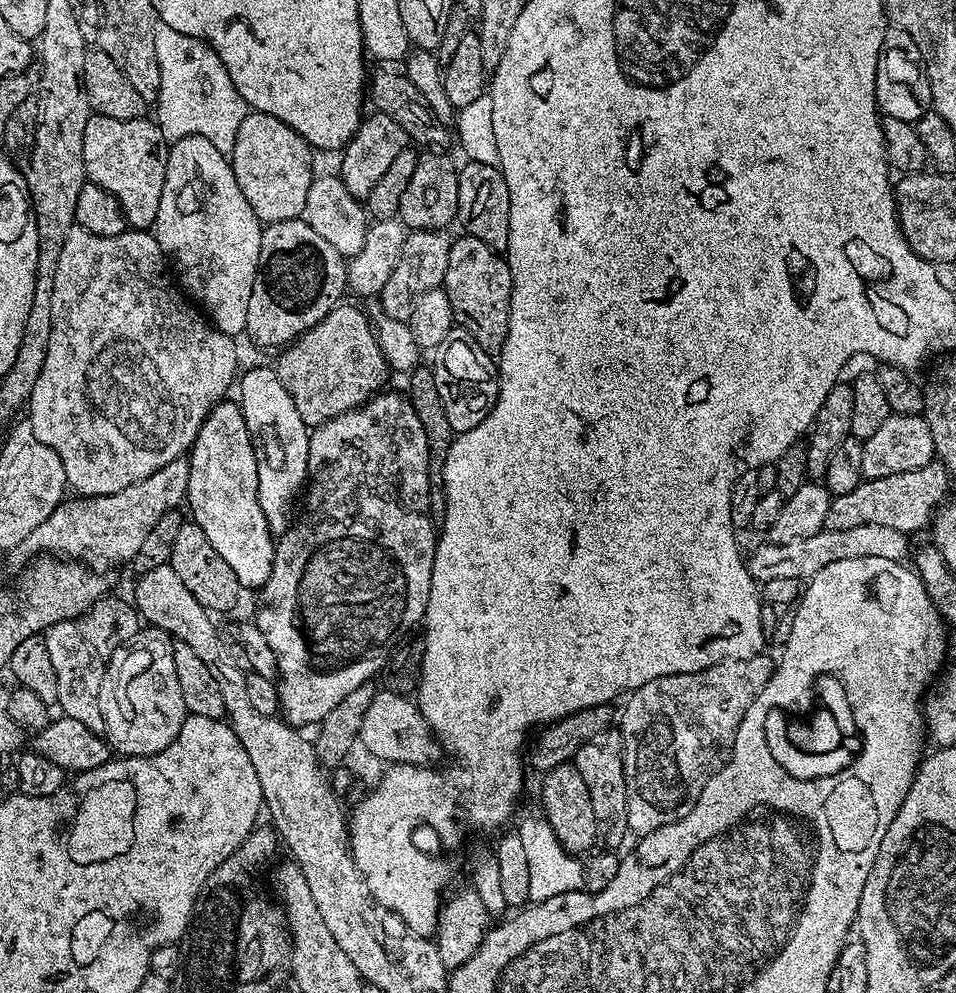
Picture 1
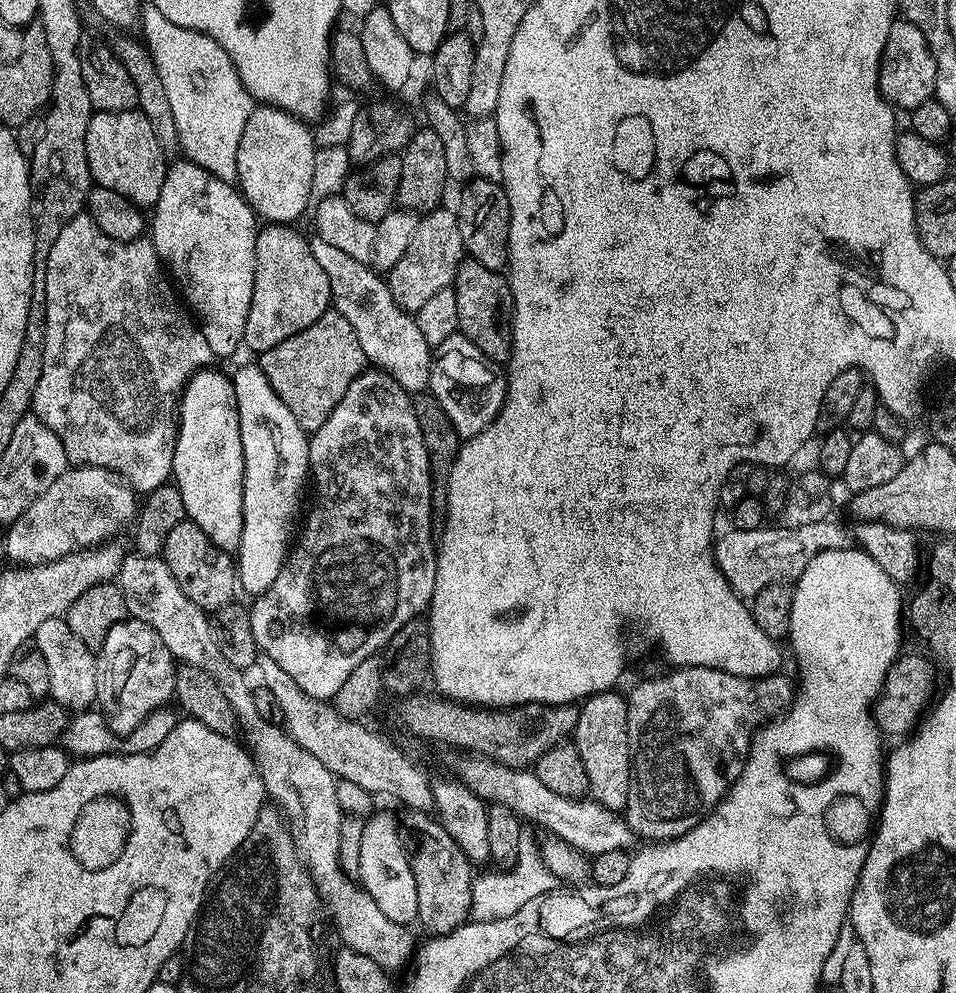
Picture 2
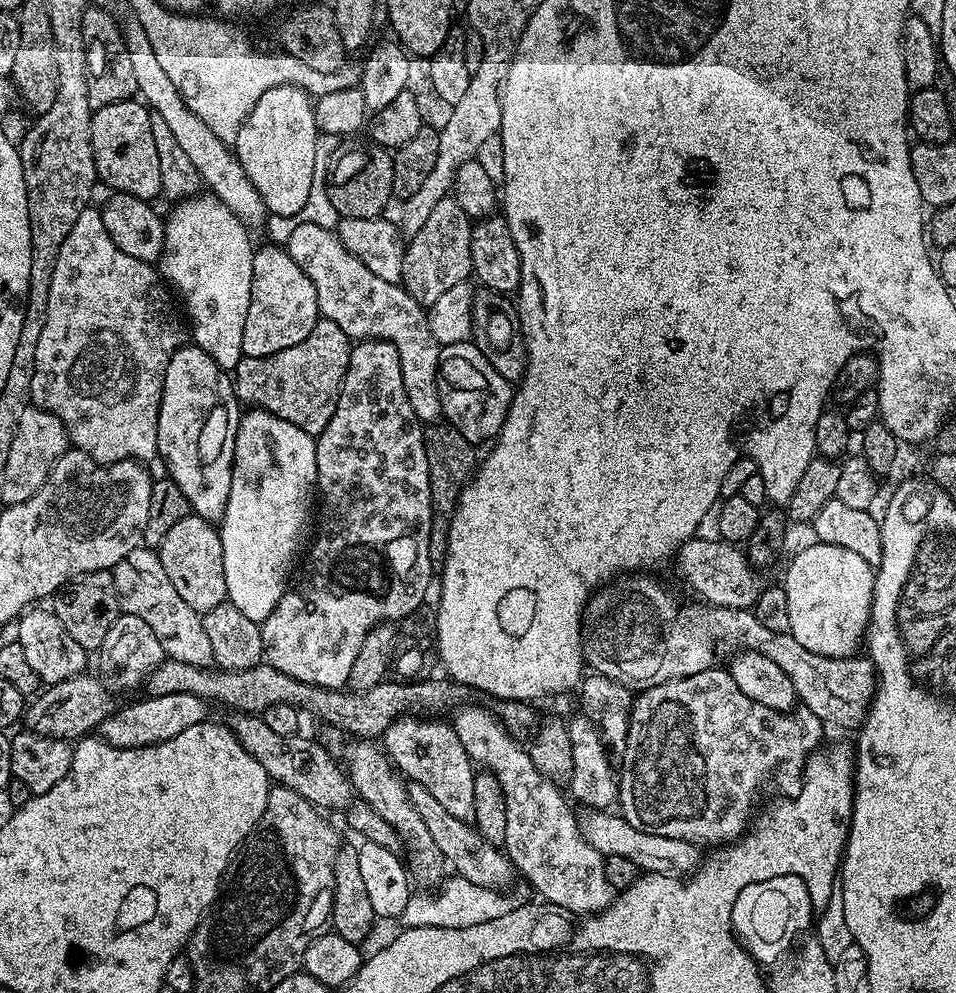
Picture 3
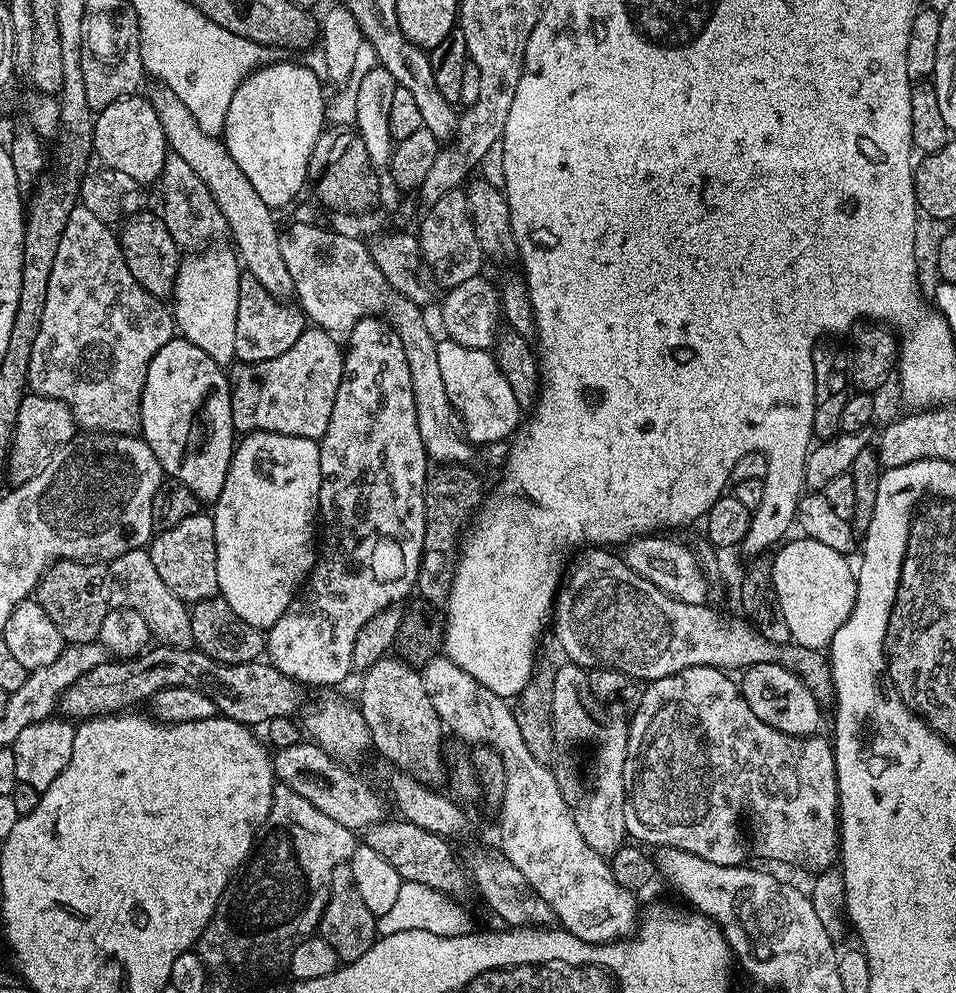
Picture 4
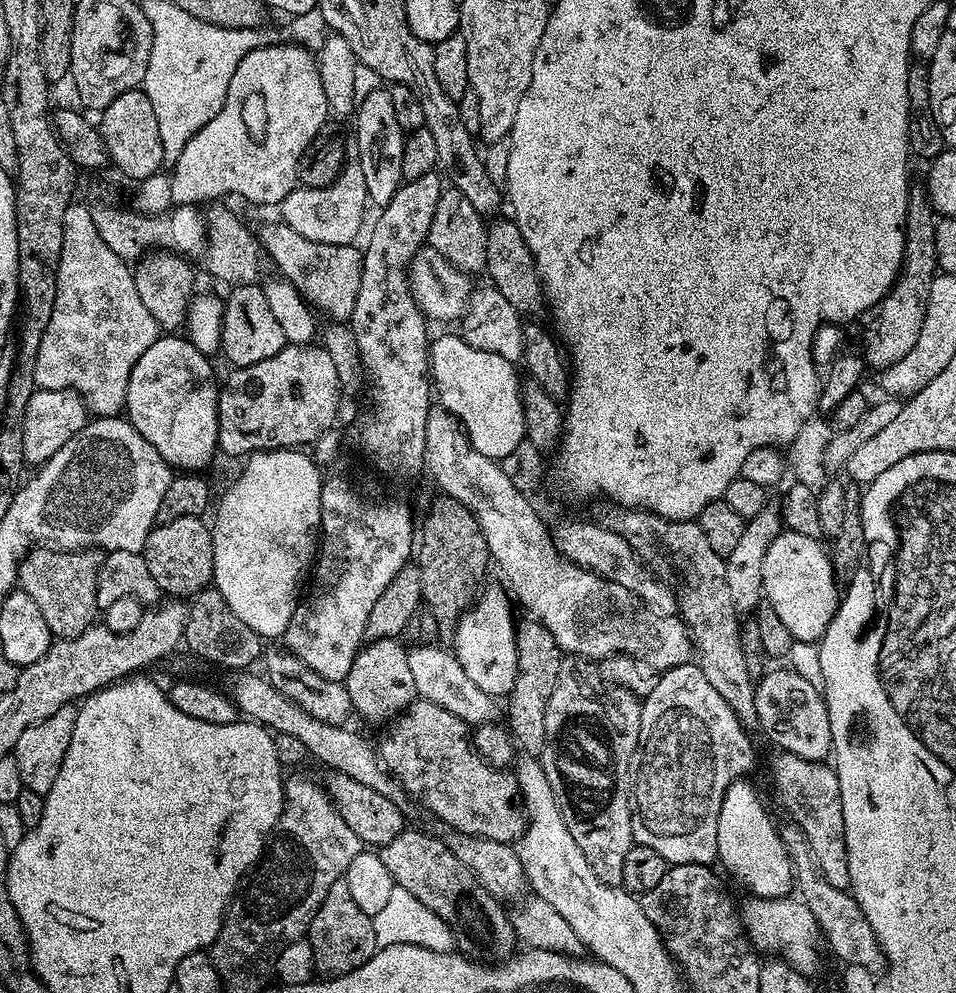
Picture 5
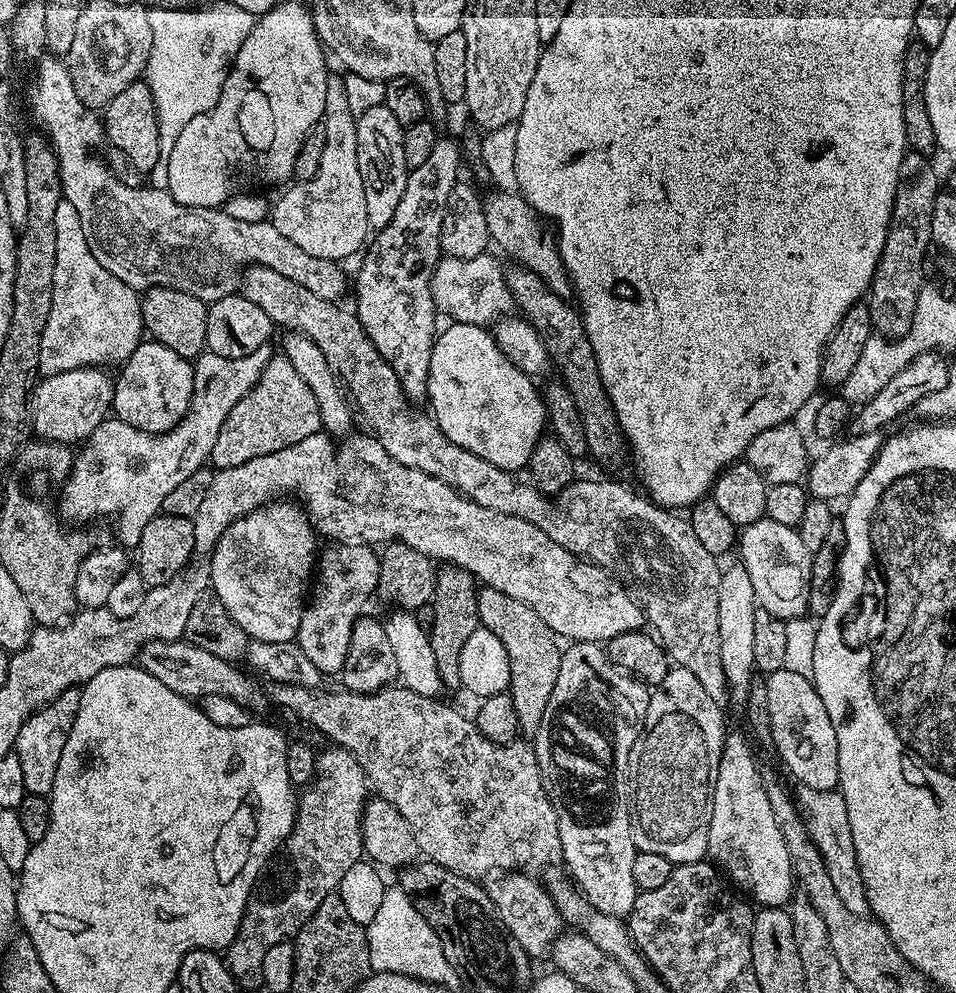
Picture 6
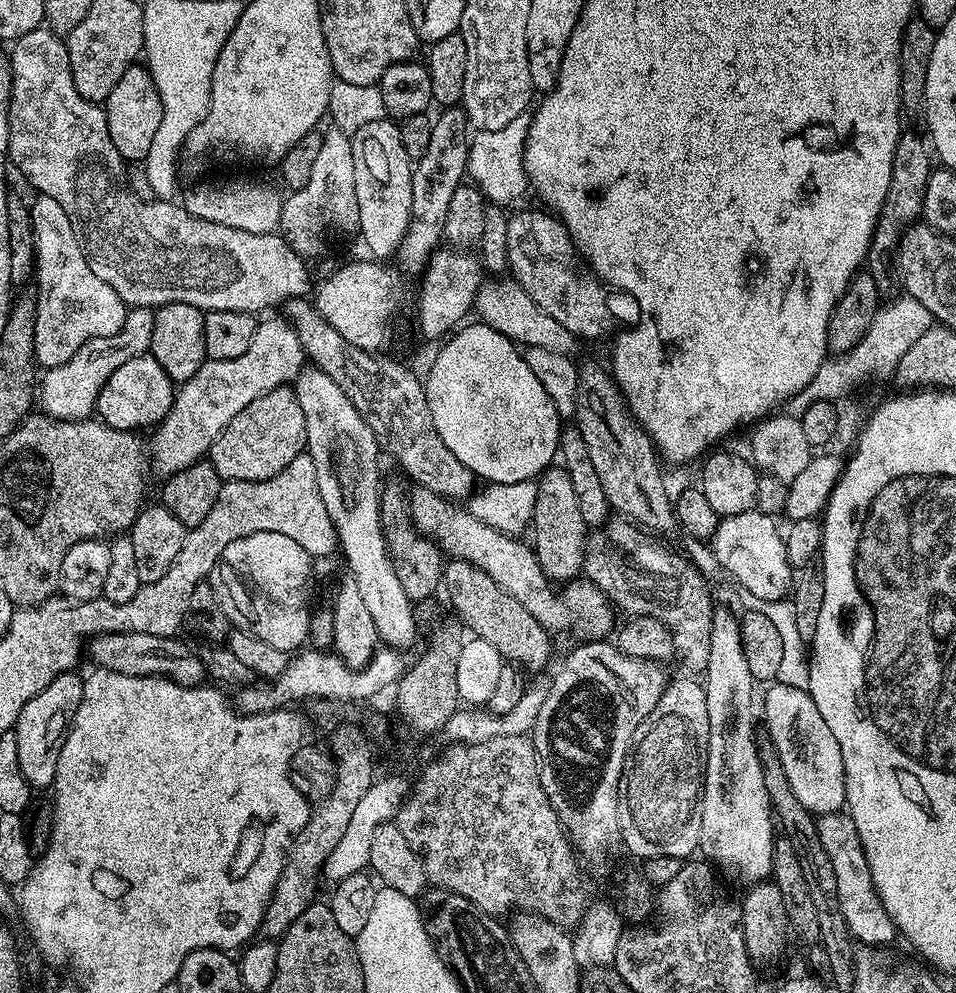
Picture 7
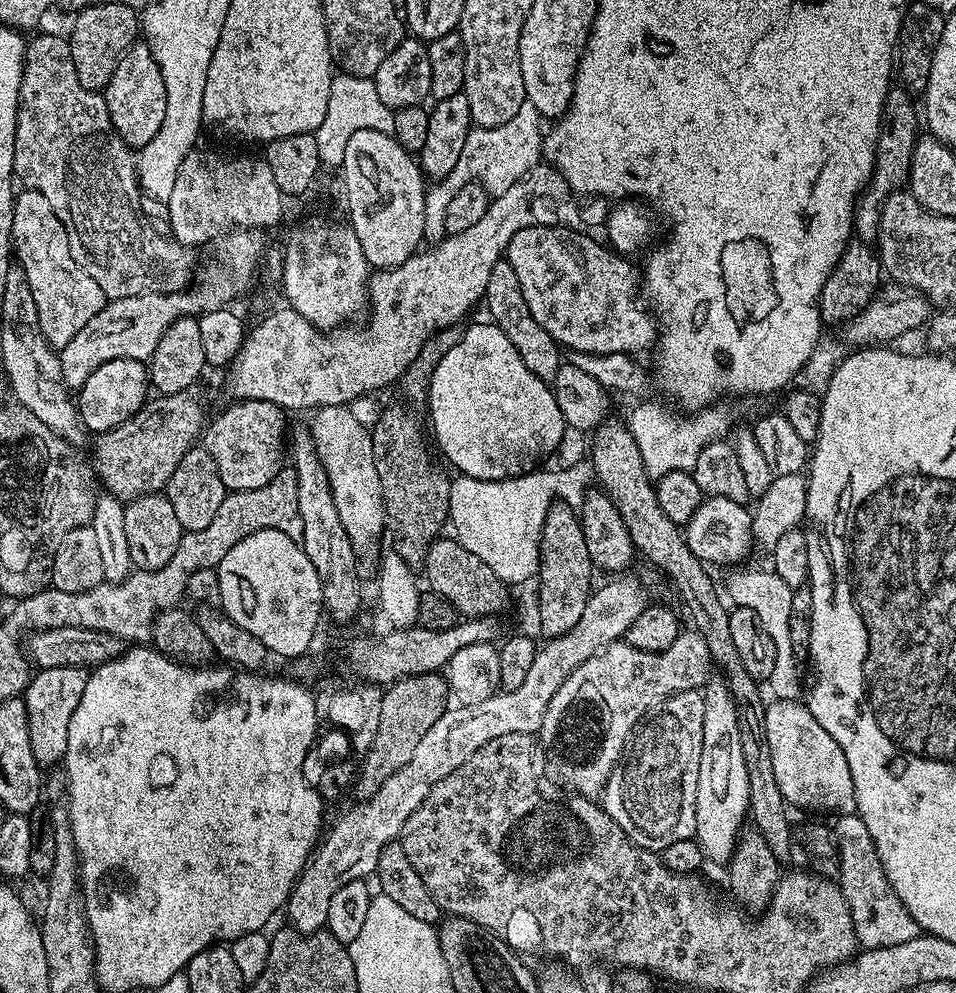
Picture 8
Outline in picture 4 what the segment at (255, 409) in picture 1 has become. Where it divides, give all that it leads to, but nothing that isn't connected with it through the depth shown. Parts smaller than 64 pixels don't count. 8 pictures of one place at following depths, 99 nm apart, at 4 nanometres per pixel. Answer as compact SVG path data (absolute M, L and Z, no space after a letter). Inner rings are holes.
M250 432L243 437L244 440L235 445L232 453L232 461L228 467L228 473L226 474L226 482L222 486L222 494L214 502L214 508L216 512L211 513L212 521L214 522L214 538L216 539L216 549L218 550L218 586L220 587L219 595L224 597L226 602L230 602L230 610L234 610L234 614L238 614L238 618L242 618L242 622L250 622L250 626L259 628L261 630L267 630L274 626L274 622L278 622L278 618L282 618L282 614L290 606L290 602L295 600L302 585L307 581L308 574L316 564L316 557L318 555L318 513L320 510L320 446L317 441L307 440L306 438L298 438L297 436L286 436L284 434L278 434L277 432Z

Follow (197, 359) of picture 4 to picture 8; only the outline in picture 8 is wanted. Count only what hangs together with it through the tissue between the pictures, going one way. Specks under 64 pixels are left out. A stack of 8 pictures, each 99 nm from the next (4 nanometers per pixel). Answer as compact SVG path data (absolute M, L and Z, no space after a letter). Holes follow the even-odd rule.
M118 358L98 366L90 378L78 389L80 423L89 433L109 432L126 422L141 408L150 396L150 377L145 361Z

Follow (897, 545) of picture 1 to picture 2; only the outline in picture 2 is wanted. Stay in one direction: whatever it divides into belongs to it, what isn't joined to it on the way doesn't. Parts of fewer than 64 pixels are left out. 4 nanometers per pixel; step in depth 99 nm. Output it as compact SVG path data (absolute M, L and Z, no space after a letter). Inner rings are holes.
M829 518L822 522L813 522L811 526L798 526L797 528L785 528L777 526L765 526L758 530L738 530L732 528L728 530L725 536L717 535L714 540L714 555L716 564L720 567L720 573L726 578L726 582L730 582L730 586L741 598L751 598L758 594L758 590L762 590L771 584L783 584L785 582L795 582L802 574L802 570L806 570L806 566L810 566L810 558L814 558L820 552L826 550L842 550L849 547L850 532L843 528L840 524L835 524L835 519Z

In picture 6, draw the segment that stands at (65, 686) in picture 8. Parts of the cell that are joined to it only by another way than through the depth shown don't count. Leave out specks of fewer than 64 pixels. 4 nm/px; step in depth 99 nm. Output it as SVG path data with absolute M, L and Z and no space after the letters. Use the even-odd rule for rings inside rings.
M80 688L62 690L54 702L42 706L18 730L15 753L22 765L22 782L26 782L29 796L51 797L54 786L54 774L58 774L58 762L62 758L62 750L66 746L66 738L70 738L70 730L74 726L74 718L78 718L80 705Z

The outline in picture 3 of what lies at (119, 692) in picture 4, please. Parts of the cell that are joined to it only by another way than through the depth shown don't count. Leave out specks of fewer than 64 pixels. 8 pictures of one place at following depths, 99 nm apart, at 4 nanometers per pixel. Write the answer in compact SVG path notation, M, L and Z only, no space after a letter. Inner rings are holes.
M165 658L146 681L149 695L194 694L213 705L225 704L225 709L249 714L263 714L270 706L289 704L299 708L301 713L317 716L328 724L334 724L346 732L353 732L356 738L380 738L392 723L405 714L444 714L447 708L455 709L461 703L461 685L451 679L428 680L420 678L415 682L385 682L370 690L353 692L339 688L316 688L313 684L298 682L290 674L282 674L267 662L255 664L253 668L226 672L218 667L203 668L190 666L190 662L178 662ZM83 672L45 687L25 707L22 717L25 729L39 736L69 742L79 742L93 733L105 718L115 711L116 702L111 696L111 689L98 676L96 678L88 675L89 673Z

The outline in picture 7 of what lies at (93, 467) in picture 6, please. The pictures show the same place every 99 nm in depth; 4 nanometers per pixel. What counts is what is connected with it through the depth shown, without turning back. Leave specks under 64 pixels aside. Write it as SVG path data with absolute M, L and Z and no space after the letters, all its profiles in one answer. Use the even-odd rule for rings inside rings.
M280 314L269 320L261 319L250 346L246 346L246 354L238 354L238 358L229 360L205 359L198 374L179 385L167 418L160 421L155 429L156 437L150 440L150 460L155 471L157 468L161 477L167 478L205 459L222 430L226 430L229 422L238 418L254 398L262 398L262 394L270 390L291 385L305 367L306 353L300 335L291 323Z

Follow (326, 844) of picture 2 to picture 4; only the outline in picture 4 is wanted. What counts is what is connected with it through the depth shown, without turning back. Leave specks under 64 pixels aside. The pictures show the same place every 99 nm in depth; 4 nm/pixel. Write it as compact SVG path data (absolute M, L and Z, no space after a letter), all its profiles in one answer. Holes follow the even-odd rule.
M147 547L130 550L108 564L108 603L114 608L135 610L146 618L146 626L153 637L156 636L161 645L169 648L191 648L192 631L190 630L190 608L178 599L174 590L162 582L158 570L154 570L154 562L150 558Z

